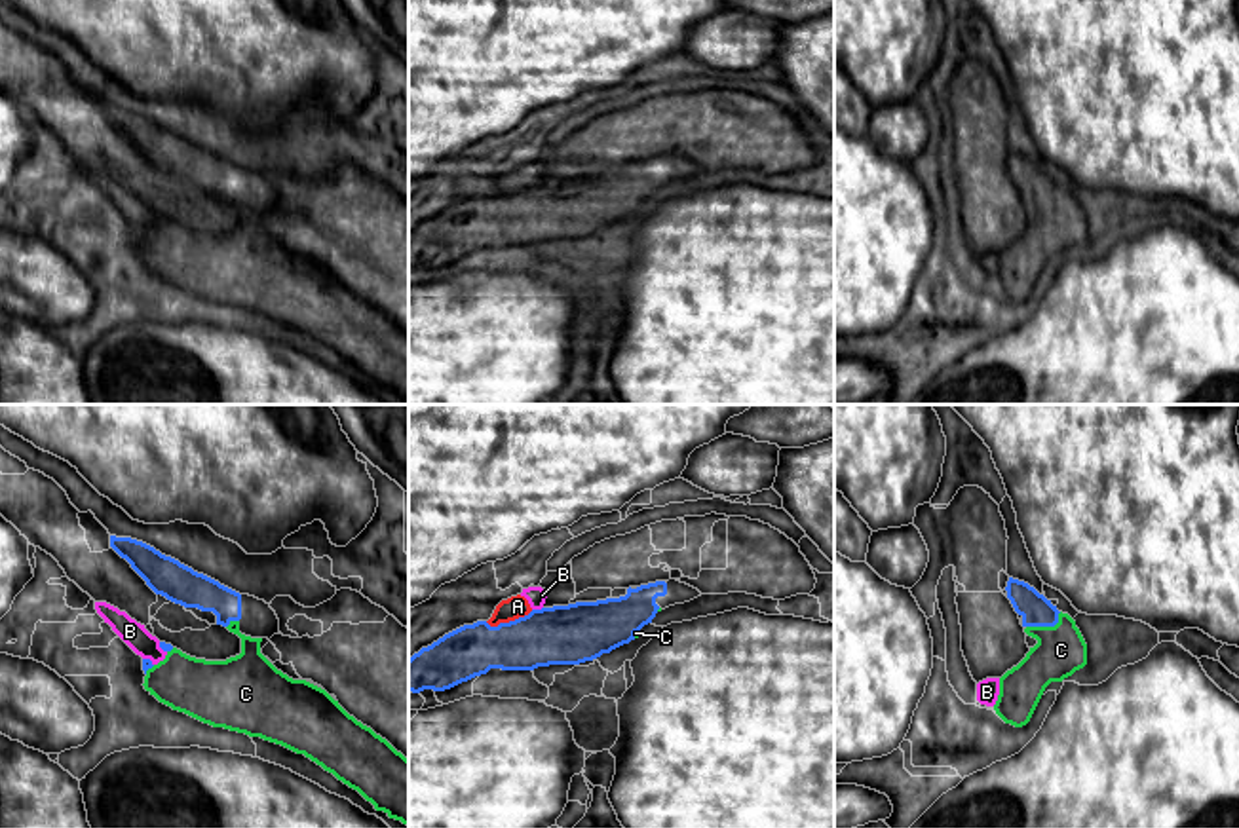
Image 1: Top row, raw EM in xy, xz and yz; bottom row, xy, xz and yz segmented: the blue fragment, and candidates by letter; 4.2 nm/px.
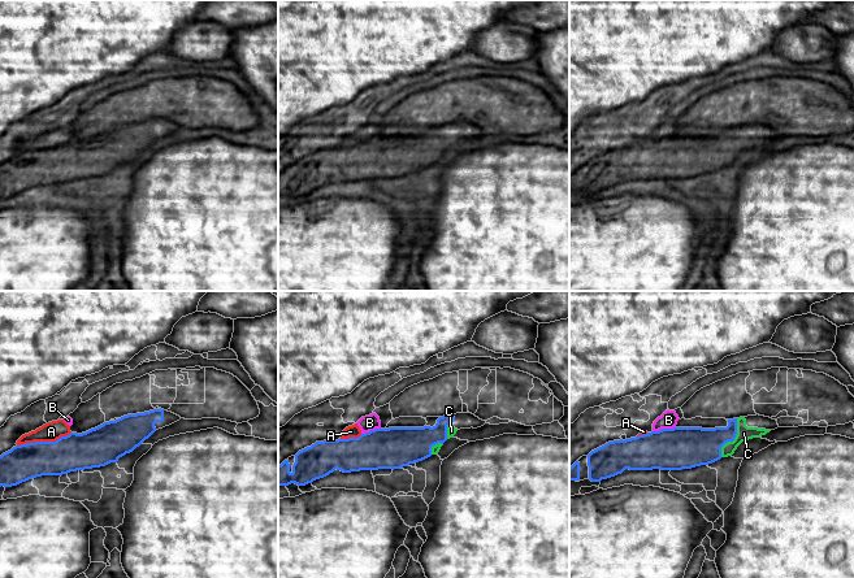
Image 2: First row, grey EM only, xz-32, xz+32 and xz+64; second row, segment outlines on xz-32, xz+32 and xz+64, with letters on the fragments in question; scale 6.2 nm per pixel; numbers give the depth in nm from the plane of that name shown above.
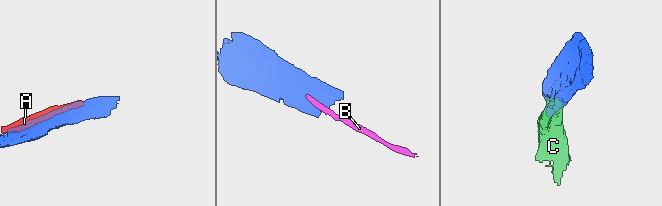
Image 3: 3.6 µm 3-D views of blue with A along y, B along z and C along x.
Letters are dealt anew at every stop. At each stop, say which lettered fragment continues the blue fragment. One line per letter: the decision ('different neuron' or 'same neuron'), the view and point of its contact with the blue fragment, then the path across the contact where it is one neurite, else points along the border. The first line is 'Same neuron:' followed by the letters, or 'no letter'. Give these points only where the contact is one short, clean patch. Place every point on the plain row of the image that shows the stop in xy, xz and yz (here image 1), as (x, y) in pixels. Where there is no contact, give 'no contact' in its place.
Same neuron: C
A: different neuron; meets blue in xz at (510, 196)
B: different neuron; meets blue in xz at (536, 185); border along xz (542, 181), (533, 185)
C: same neuron; meets blue in yz at (1046, 200)

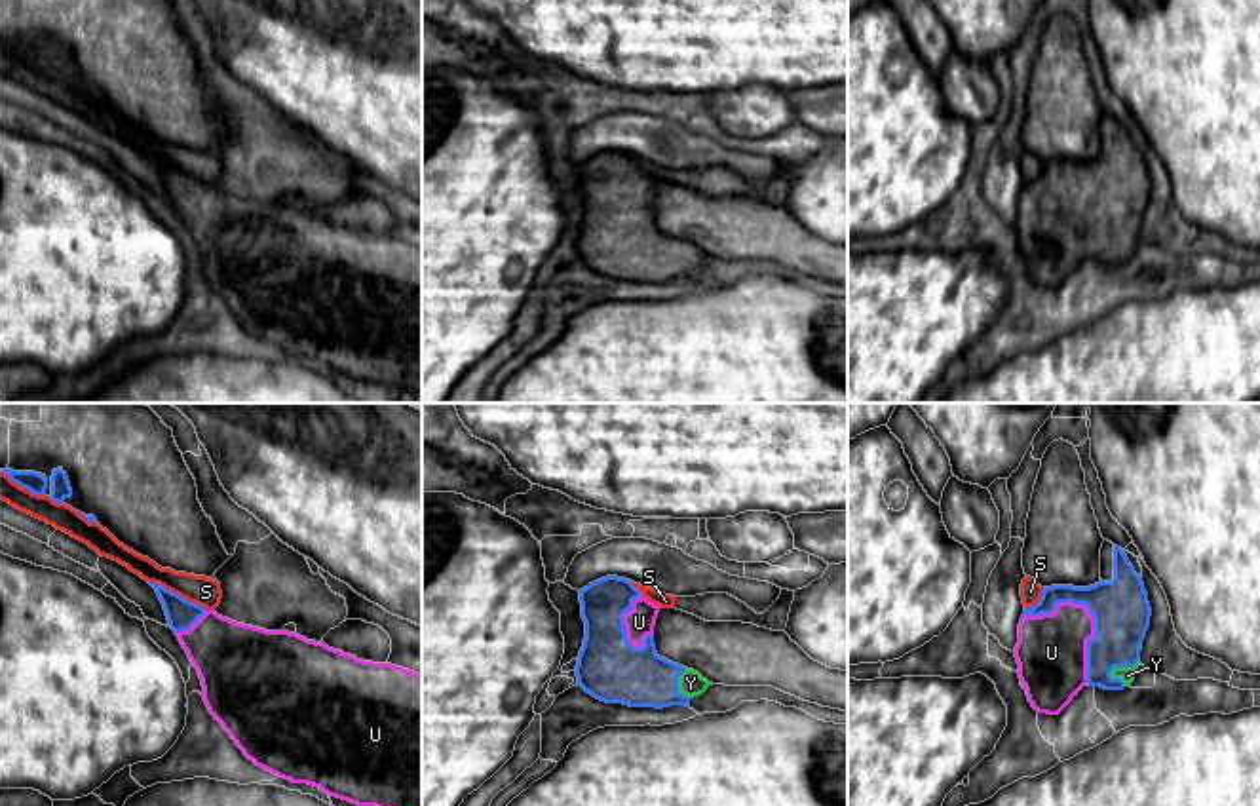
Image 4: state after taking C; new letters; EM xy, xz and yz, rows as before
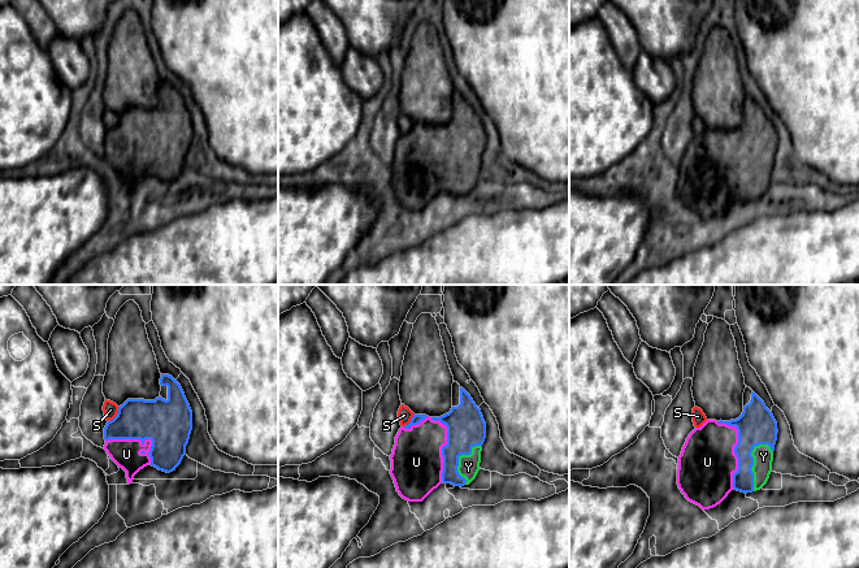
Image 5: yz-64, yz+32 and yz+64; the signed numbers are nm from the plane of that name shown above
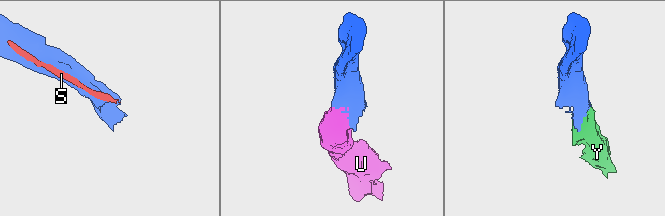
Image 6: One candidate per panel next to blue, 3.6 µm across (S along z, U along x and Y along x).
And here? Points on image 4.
Same neuron: U, Y
S: different neuron; meets blue in xy at (179, 170)
U: same neuron; meets blue in yz at (1091, 187)
Y: same neuron; meets blue in yz at (1122, 240)

